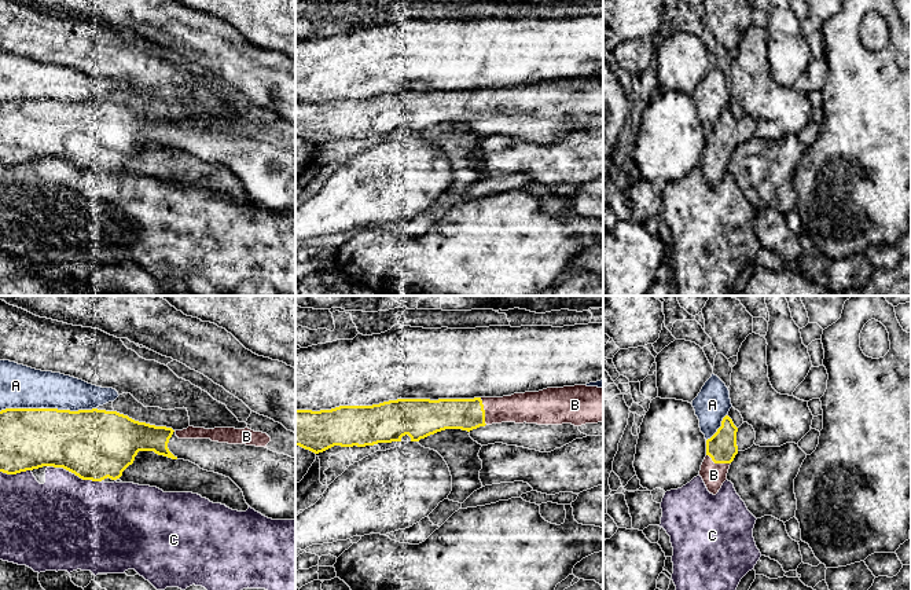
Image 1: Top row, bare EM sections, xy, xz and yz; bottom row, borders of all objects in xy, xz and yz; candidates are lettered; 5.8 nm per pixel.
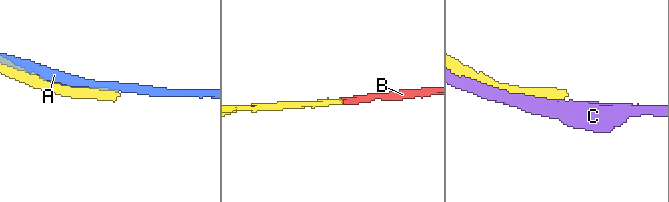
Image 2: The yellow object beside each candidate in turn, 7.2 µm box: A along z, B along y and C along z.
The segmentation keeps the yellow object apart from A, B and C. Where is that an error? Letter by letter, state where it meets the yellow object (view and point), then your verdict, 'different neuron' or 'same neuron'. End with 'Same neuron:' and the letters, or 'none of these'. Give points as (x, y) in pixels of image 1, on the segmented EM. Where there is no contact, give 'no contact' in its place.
A: meets yellow in xy at (47, 409); different neuron
B: meets yellow in xz at (484, 411); same neuron
C: meets yellow in xy at (15, 473); different neuron
Same neuron: B

